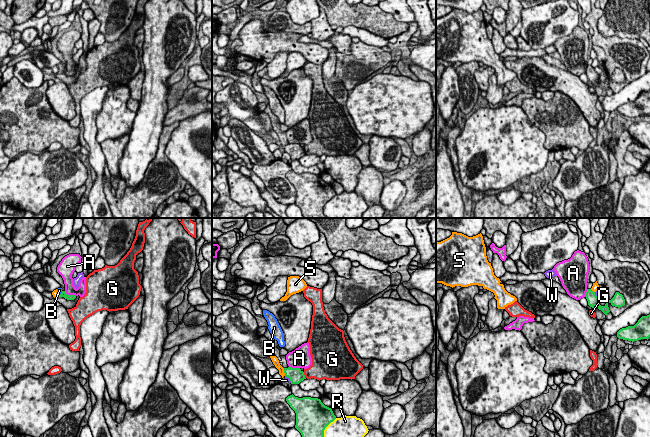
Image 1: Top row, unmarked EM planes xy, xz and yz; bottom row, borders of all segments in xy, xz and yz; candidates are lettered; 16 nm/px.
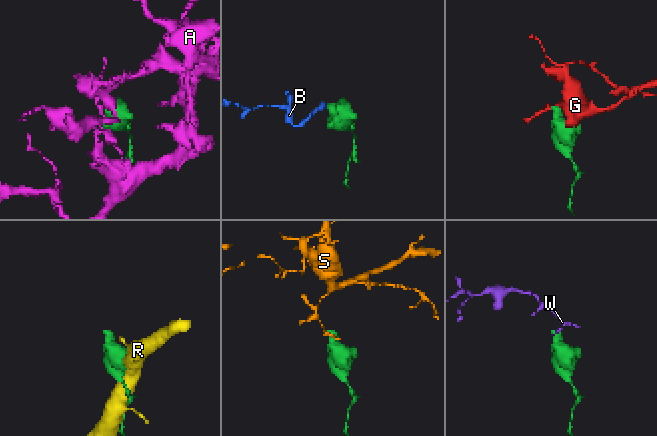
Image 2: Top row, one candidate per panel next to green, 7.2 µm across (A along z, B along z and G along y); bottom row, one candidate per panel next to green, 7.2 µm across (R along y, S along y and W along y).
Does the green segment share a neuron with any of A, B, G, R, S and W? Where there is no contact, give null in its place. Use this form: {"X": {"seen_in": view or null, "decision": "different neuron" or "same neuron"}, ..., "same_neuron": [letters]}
{"A": {"seen_in": "xy", "decision": "different neuron"}, "B": {"seen_in": "xy", "decision": "same neuron"}, "G": {"seen_in": "xz", "decision": "different neuron"}, "R": {"seen_in": "xz", "decision": "different neuron"}, "S": {"seen_in": "xz", "decision": "different neuron"}, "W": {"seen_in": "xz", "decision": "different neuron"}, "same_neuron": ["B"]}

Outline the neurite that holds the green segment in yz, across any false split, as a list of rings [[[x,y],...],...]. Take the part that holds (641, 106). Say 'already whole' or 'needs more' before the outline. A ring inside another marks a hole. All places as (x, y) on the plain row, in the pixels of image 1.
already whole | [[[650,90],[642,92],[634,102],[620,105],[617,108],[617,113],[632,118],[641,115],[648,116],[650,113]]]

